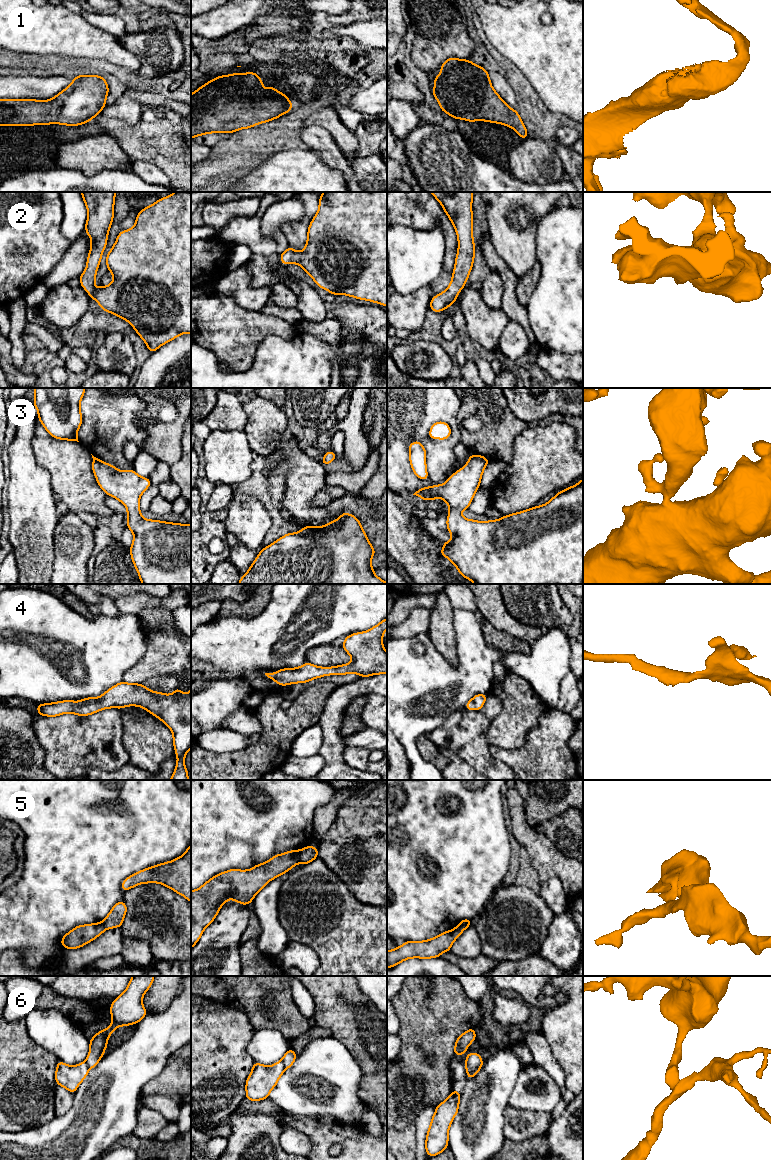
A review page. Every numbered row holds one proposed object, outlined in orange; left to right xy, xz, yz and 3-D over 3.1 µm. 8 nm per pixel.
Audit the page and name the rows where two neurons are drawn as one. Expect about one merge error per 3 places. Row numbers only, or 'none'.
5, 6

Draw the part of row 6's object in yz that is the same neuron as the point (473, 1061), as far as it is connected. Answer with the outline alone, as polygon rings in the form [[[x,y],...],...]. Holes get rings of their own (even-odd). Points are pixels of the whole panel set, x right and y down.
[[[473,1052],[469,1054],[465,1060],[465,1068],[467,1075],[475,1071],[482,1063],[483,1063],[483,1059],[480,1057],[480,1055],[477,1052]]]

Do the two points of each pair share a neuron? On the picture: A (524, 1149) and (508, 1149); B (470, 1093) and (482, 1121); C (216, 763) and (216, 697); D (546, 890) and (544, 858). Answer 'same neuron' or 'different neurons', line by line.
A: same neuron
B: same neuron
C: different neurons
D: different neurons

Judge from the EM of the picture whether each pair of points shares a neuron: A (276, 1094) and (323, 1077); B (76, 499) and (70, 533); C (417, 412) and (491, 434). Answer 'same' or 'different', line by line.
A: same
B: different
C: different

